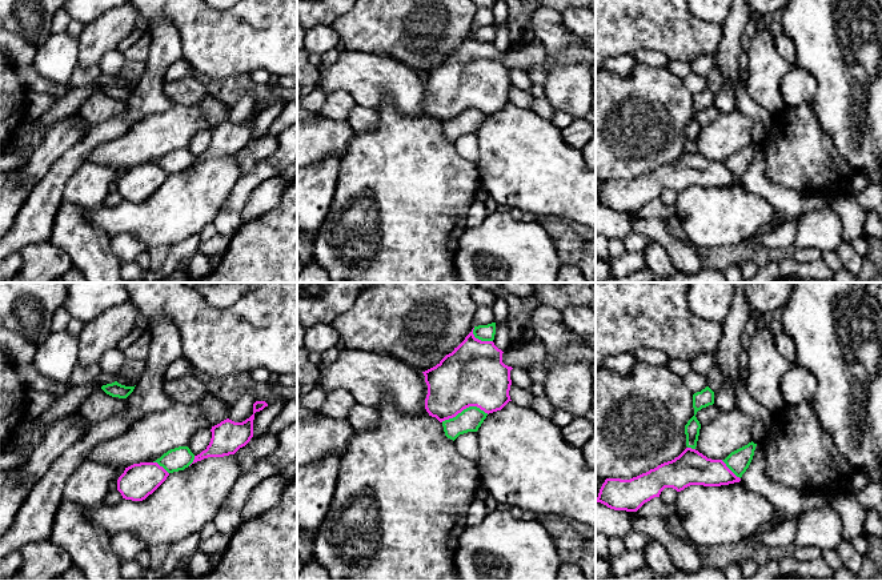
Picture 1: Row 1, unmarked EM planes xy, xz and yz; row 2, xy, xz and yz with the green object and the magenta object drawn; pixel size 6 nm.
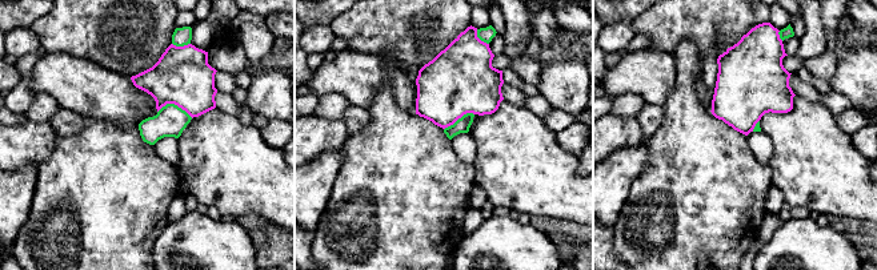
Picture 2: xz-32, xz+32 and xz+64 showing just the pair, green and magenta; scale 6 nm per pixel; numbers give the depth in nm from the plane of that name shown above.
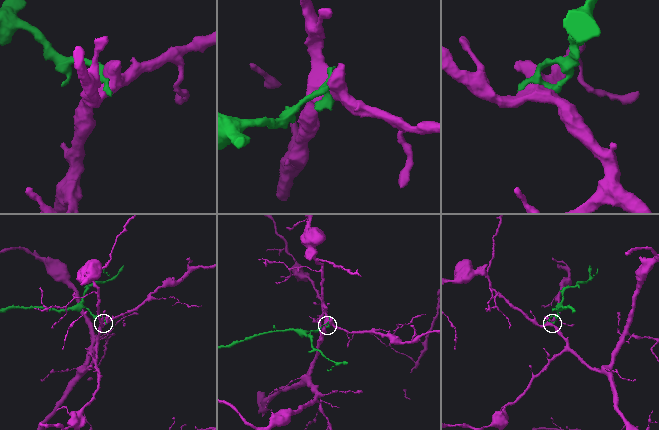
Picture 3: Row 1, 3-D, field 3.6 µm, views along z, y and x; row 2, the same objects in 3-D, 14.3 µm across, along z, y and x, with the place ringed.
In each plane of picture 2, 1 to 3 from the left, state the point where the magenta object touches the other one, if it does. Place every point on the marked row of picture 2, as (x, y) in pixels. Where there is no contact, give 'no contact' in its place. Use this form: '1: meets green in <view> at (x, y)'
1: meets green in xz-32 at (173, 104)
2: meets green in xz+32 at (459, 119)
3: meets green in xz+64 at (780, 36)

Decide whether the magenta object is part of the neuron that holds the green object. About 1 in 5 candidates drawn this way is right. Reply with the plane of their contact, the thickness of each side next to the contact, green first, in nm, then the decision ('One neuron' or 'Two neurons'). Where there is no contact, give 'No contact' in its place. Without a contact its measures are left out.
Touches green in xz. Thickness 140 nm (green) against 380 nm. Two neurons

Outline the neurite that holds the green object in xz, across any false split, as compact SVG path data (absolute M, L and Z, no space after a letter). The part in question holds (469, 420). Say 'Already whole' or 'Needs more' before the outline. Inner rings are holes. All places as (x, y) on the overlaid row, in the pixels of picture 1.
Already whole. M469 406L456 417L442 421L445 436L456 440L460 434L477 432L488 413L477 406Z

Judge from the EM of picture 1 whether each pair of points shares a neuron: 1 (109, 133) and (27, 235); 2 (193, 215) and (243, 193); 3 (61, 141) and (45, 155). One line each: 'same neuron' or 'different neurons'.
1: same neuron
2: different neurons
3: same neuron

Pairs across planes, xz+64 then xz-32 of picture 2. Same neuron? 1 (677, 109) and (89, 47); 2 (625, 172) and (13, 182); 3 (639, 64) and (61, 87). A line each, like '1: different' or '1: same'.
1: different
2: same
3: same

